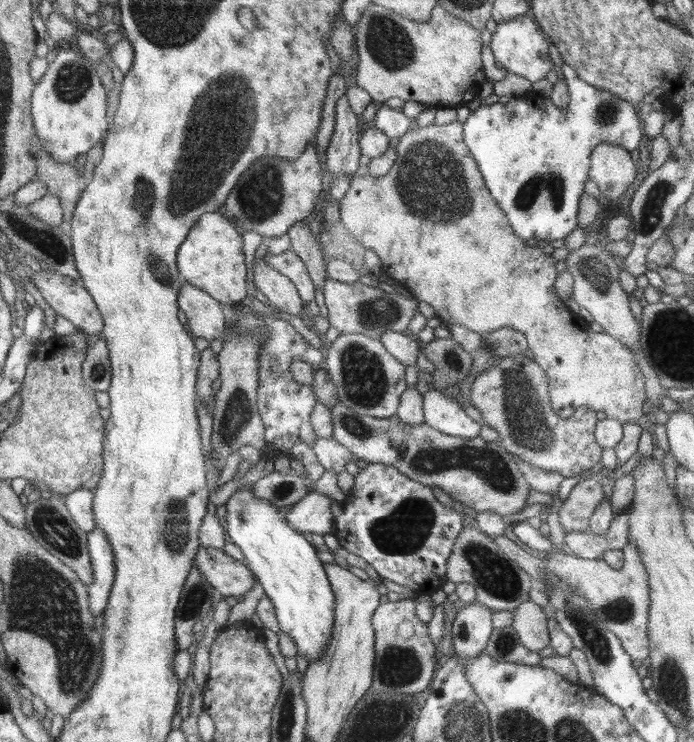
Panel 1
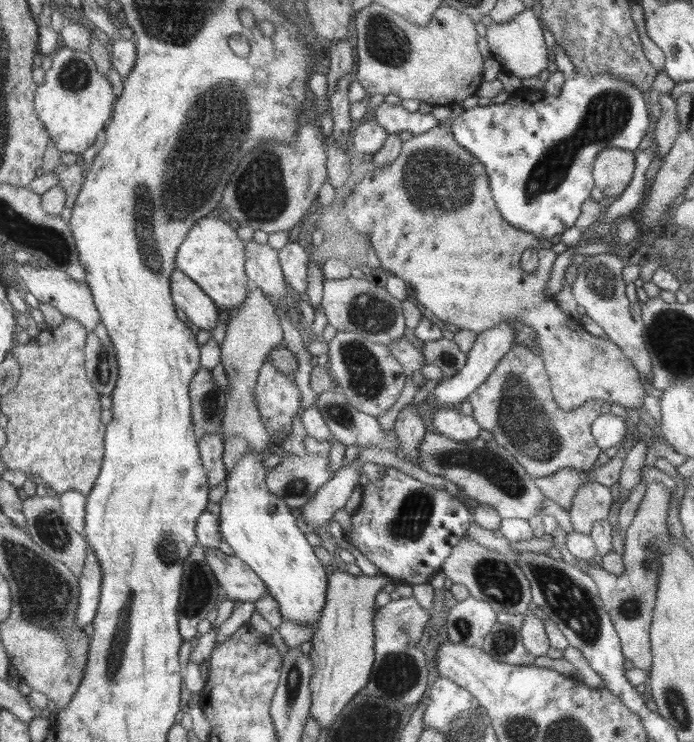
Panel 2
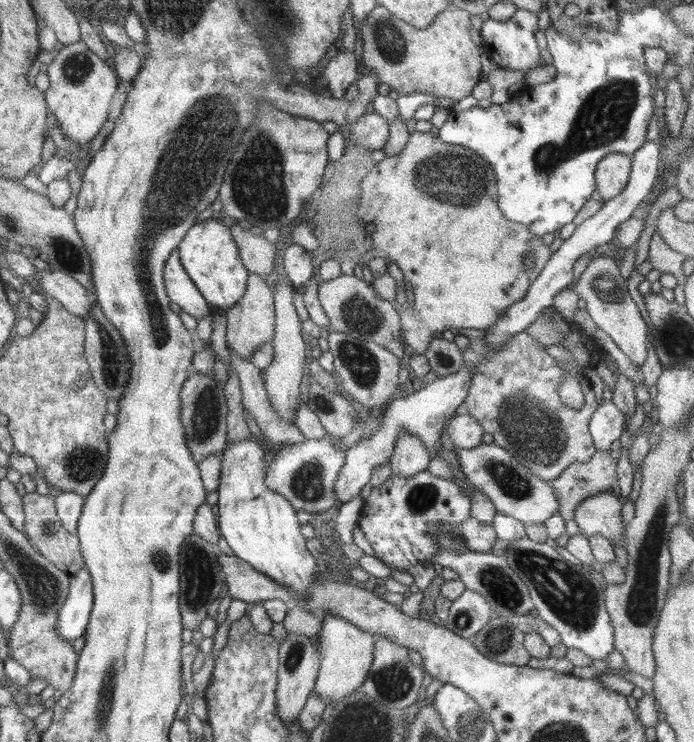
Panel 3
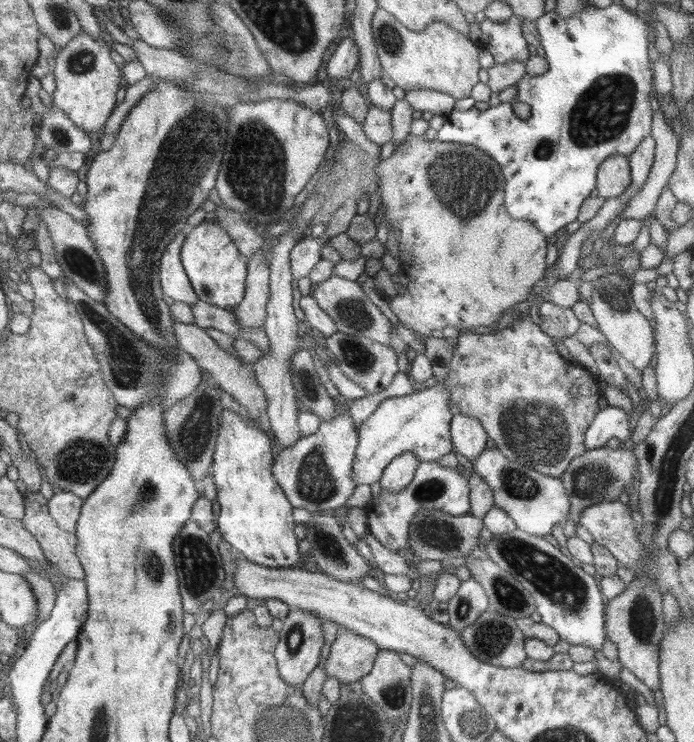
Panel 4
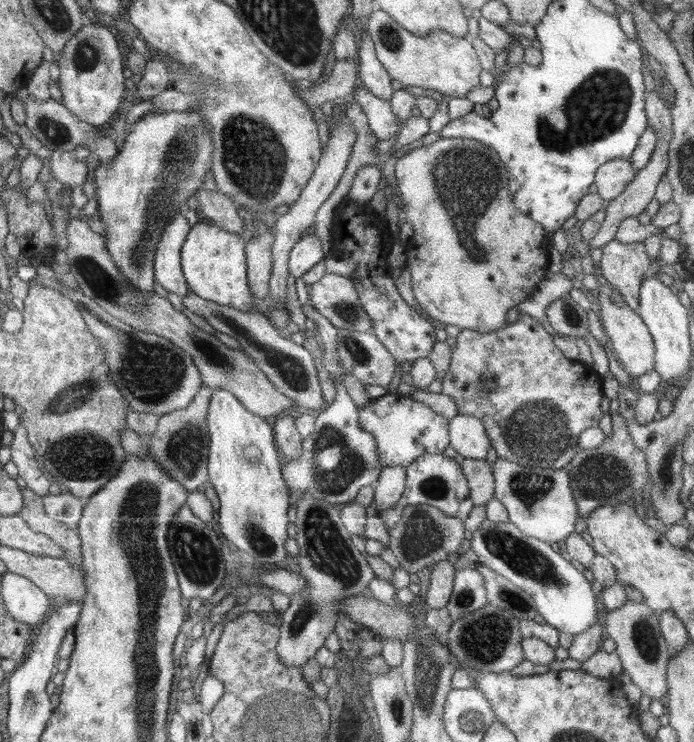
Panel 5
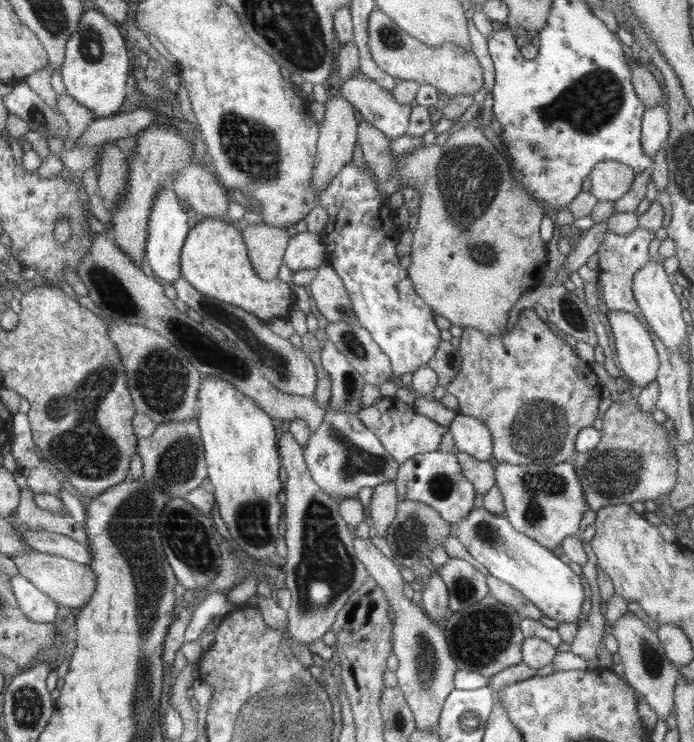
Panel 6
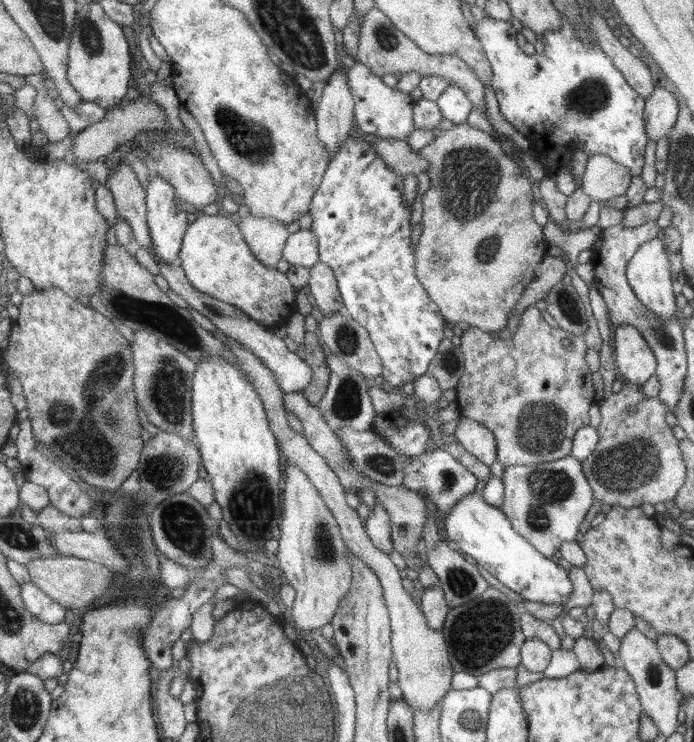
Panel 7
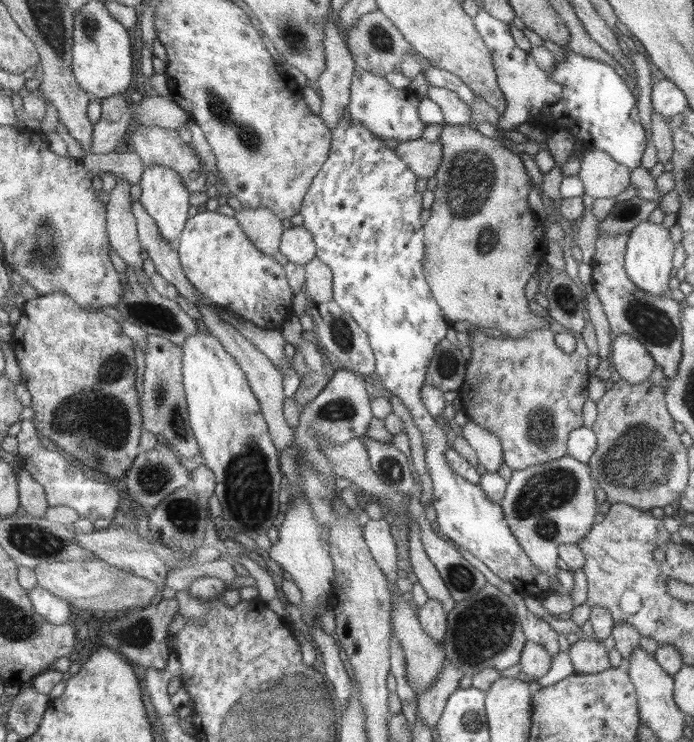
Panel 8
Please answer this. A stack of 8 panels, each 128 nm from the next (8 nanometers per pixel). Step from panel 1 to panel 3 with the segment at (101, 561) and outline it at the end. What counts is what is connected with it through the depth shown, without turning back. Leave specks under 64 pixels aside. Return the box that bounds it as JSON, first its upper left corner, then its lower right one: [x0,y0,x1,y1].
[54,568,93,643]

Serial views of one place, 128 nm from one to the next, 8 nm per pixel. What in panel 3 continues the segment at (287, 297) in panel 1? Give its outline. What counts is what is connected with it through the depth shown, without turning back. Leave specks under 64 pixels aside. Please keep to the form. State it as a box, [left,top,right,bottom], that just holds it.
[230,221,279,278]

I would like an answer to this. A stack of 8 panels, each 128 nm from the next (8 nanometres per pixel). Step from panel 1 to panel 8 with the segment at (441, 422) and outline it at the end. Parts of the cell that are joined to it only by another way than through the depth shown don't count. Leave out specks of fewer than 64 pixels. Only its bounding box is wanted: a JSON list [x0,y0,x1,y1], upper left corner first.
[461,421,504,472]

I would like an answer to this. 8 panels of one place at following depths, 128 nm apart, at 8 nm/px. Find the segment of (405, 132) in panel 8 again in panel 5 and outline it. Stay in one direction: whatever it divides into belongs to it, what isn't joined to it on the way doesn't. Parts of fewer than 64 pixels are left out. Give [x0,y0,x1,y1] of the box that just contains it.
[350,84,401,140]

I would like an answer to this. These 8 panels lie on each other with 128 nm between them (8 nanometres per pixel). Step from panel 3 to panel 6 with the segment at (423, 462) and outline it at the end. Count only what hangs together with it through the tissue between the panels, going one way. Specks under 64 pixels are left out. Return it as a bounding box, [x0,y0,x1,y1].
[370,483,397,538]

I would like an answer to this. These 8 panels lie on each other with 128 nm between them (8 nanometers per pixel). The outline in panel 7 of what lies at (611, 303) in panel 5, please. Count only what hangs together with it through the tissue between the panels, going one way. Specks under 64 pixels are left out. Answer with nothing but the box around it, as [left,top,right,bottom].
[614,324,657,385]

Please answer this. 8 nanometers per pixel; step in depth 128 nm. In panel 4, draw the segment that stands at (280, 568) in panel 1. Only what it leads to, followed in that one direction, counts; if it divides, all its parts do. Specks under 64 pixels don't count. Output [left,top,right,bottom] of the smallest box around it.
[211,408,308,568]

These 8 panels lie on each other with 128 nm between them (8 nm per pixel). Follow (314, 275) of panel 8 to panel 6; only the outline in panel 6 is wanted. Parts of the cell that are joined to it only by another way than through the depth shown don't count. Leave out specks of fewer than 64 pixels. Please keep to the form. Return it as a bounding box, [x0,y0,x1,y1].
[307,263,359,324]

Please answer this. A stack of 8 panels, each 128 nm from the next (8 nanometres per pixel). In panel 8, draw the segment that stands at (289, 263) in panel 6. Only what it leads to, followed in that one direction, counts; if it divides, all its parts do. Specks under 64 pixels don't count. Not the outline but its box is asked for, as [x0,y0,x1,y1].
[279,225,316,266]

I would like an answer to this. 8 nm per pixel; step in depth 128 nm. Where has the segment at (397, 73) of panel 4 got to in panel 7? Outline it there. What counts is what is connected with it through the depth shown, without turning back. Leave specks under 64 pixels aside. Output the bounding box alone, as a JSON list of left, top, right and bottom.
[356,8,485,107]

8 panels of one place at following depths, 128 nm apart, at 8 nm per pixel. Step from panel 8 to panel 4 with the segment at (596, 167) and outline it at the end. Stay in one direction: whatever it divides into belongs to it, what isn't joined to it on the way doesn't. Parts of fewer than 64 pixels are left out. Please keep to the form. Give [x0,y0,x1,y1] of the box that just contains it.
[596,154,630,199]

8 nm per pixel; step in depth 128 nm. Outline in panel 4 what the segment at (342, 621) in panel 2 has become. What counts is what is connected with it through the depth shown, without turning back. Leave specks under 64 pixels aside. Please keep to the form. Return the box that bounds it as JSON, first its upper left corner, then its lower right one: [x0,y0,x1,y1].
[322,629,379,684]

